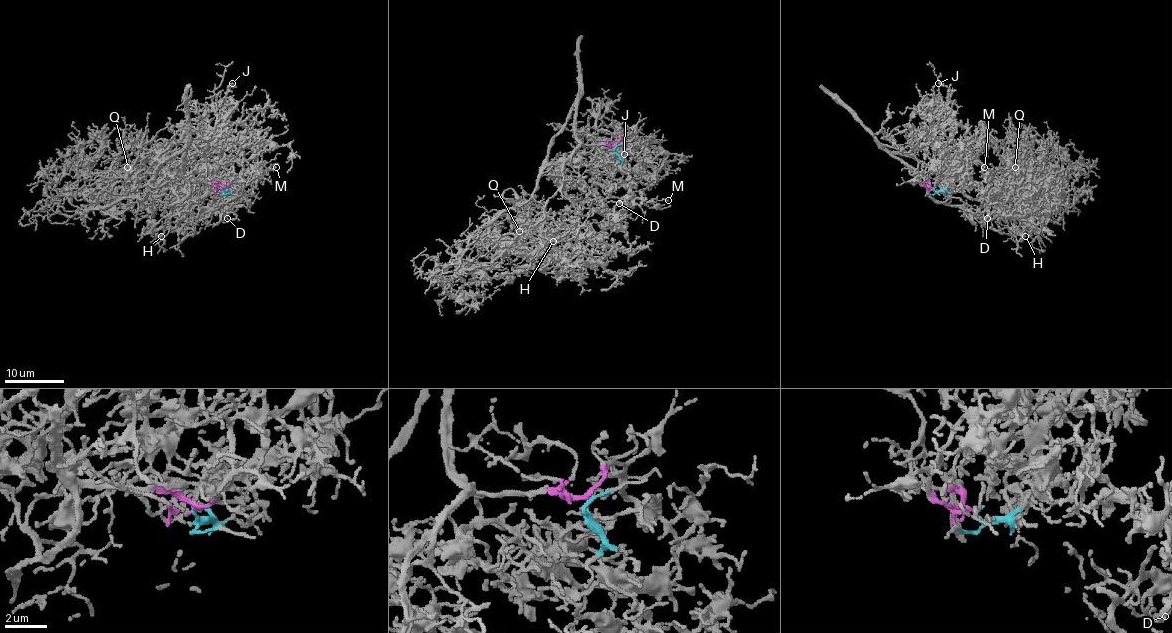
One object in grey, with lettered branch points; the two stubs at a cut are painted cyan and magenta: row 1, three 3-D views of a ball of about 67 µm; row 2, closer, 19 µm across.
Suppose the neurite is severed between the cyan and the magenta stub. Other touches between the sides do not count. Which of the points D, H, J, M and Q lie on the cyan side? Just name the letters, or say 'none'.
D, M

